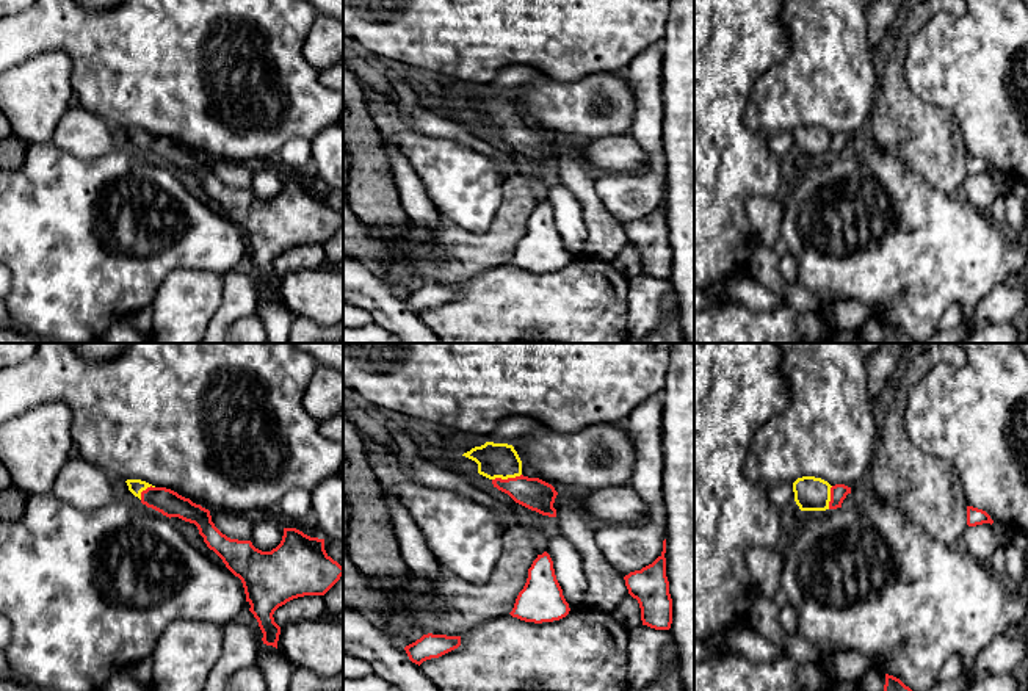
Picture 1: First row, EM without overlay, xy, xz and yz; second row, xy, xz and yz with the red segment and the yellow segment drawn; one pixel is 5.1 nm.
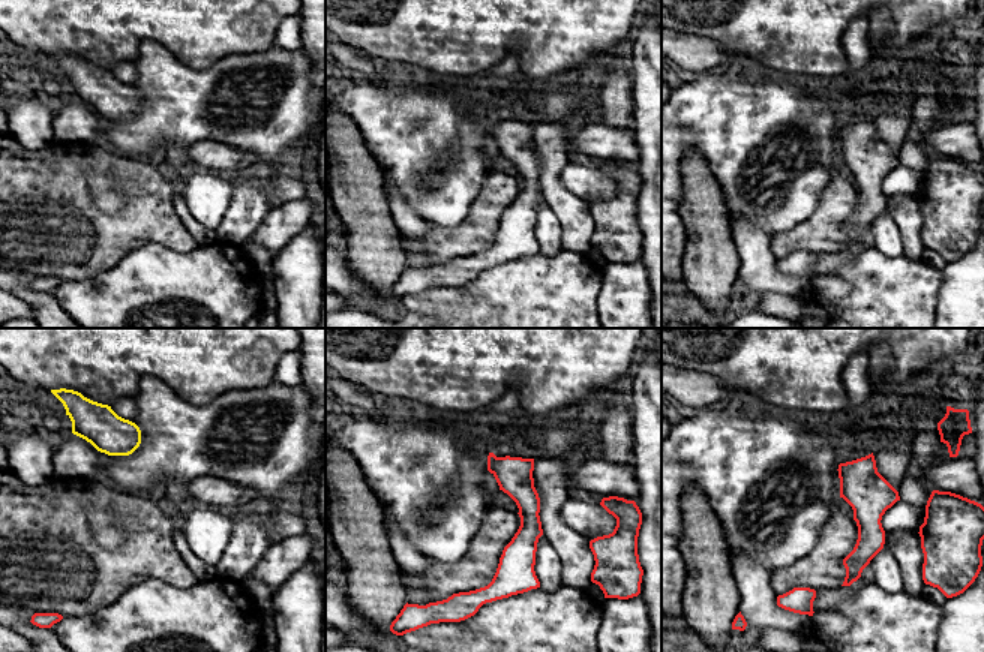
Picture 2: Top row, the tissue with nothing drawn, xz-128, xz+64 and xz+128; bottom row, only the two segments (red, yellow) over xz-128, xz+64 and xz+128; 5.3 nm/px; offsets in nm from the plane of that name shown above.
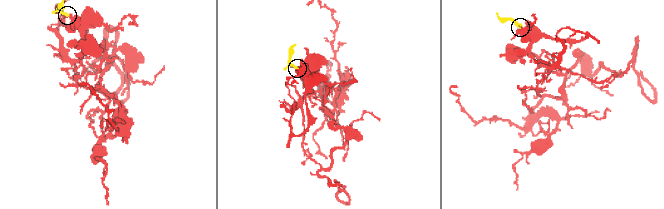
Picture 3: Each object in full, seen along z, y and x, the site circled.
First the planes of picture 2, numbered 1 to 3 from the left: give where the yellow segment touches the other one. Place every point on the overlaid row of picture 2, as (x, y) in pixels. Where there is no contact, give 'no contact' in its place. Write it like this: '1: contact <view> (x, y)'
1: no contact
2: no contact
3: no contact

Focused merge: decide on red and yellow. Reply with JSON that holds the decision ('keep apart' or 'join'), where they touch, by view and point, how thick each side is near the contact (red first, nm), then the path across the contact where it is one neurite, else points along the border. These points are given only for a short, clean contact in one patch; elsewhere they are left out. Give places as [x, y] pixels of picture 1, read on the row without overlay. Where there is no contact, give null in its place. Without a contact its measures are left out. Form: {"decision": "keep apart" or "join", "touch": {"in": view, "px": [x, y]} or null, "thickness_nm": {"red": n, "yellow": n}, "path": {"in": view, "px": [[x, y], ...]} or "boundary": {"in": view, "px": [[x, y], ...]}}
{"decision": "join", "touch": {"in": "xz", "px": [508, 127]}, "thickness_nm": {"red": 160, "yellow": 180}, "path": {"in": "xz", "px": [[535, 143], [521, 138], [508, 127], [494, 110]]}}

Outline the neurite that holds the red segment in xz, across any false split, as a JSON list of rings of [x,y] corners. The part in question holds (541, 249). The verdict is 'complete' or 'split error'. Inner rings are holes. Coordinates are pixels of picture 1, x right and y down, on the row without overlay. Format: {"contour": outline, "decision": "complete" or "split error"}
{"contour": [[[547,201],[538,204],[528,218],[528,227],[509,262],[525,271],[553,271],[566,266],[570,257],[556,229],[553,210]]], "decision": "complete"}

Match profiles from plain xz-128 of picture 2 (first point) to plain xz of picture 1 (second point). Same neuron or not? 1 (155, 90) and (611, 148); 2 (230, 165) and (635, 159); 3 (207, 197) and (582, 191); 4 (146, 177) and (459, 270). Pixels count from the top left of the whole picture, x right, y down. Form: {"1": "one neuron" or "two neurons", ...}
{"1": "two neurons", "2": "one neuron", "3": "two neurons", "4": "one neuron"}

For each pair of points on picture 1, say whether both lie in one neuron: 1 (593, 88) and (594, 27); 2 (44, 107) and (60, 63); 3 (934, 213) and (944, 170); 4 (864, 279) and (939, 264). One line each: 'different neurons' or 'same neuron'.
1: different neurons
2: same neuron
3: different neurons
4: same neuron

